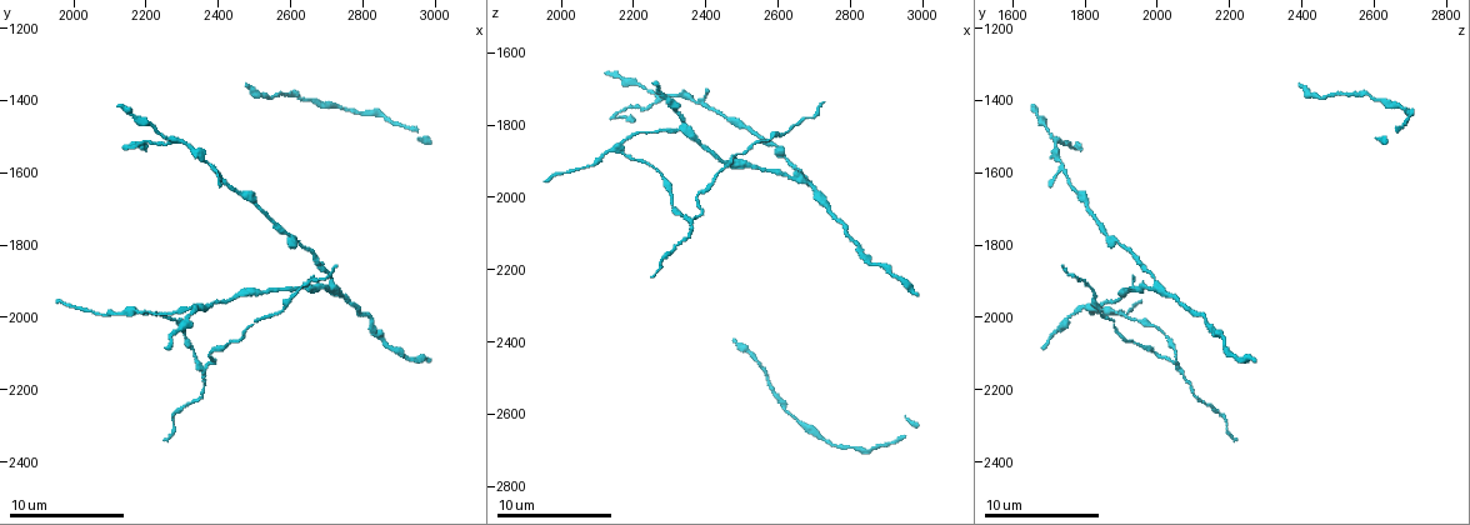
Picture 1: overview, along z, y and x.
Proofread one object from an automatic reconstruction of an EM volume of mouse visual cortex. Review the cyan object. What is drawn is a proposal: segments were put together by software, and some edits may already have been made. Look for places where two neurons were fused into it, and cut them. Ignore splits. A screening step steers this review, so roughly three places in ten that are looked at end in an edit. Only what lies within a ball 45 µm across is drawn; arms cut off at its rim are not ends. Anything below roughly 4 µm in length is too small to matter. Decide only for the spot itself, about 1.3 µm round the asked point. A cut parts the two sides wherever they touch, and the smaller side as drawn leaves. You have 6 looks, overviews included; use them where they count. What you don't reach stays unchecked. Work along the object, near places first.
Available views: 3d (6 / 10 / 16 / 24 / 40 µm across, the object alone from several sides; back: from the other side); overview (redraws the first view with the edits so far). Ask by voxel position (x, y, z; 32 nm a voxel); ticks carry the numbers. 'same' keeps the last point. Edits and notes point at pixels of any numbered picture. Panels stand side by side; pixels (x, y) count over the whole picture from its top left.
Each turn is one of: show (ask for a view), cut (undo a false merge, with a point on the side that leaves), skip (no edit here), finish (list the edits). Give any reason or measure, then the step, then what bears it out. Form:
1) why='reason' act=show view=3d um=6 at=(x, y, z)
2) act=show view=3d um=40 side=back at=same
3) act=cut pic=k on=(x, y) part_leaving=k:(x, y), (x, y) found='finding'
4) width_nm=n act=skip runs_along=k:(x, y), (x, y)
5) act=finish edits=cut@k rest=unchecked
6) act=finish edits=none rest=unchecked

why='three-way junction' act=show view=3d um=10 at=(2170, 1980, 1880)

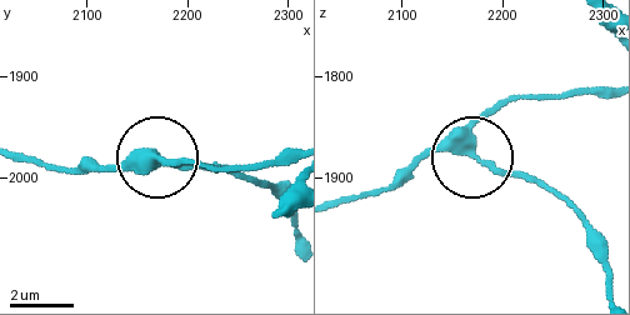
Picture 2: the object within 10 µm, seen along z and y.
arms=3 act=skip runs_along=2:(609, 90), (504, 104), (469, 153), (424, 150), (378, 188) found='all the same neuron'

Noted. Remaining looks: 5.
why='arms part here' act=show view=3d um=16 at=(2330, 1970, 1810)

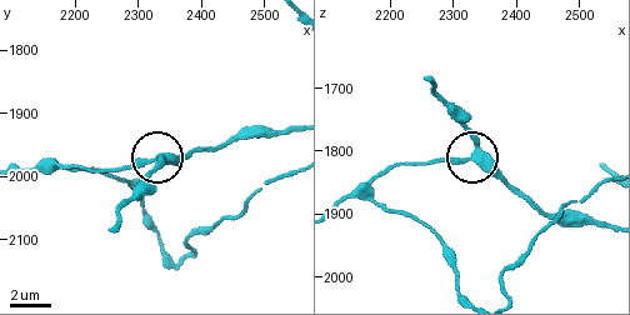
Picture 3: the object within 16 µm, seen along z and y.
act=show view=3d um=6 at=same

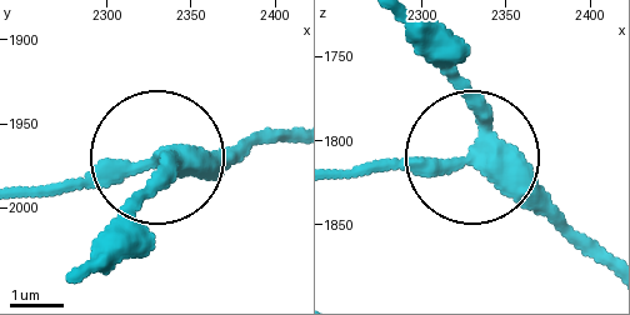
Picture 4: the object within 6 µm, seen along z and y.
arms=3 act=skip runs_along=4:(606, 271), (485, 164), (481, 96), (423, 20) found='one neuron here'

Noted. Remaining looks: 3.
why='thick turns thin' act=show view=3d um=16 at=(2460, 1660, 1780)

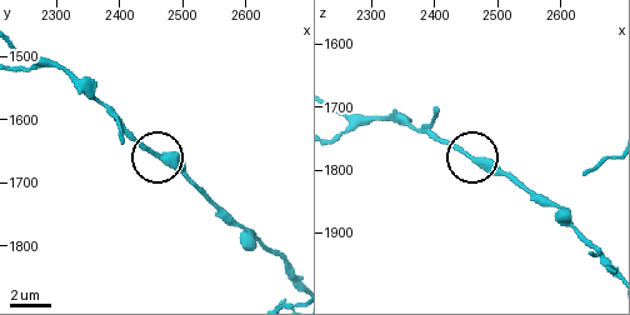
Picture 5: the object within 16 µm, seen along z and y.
act=skip runs_along=5:(291, 269), (113, 115) found='all the same neuron'

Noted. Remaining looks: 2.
act=finish edits=none rest=unchecked

